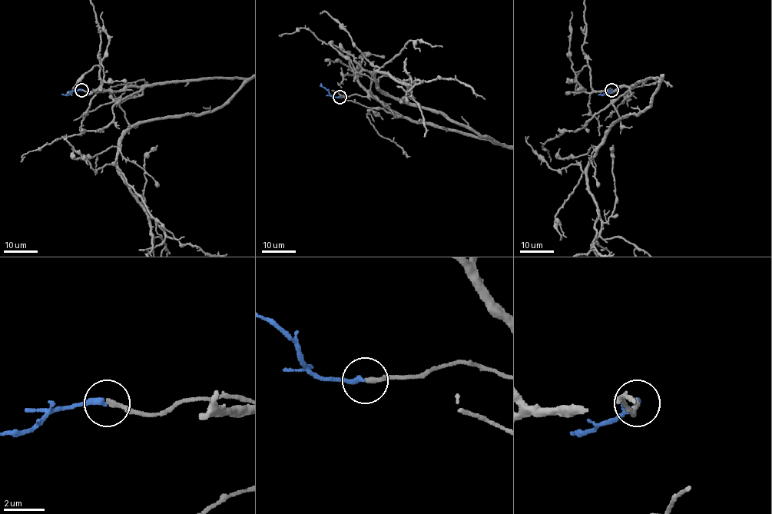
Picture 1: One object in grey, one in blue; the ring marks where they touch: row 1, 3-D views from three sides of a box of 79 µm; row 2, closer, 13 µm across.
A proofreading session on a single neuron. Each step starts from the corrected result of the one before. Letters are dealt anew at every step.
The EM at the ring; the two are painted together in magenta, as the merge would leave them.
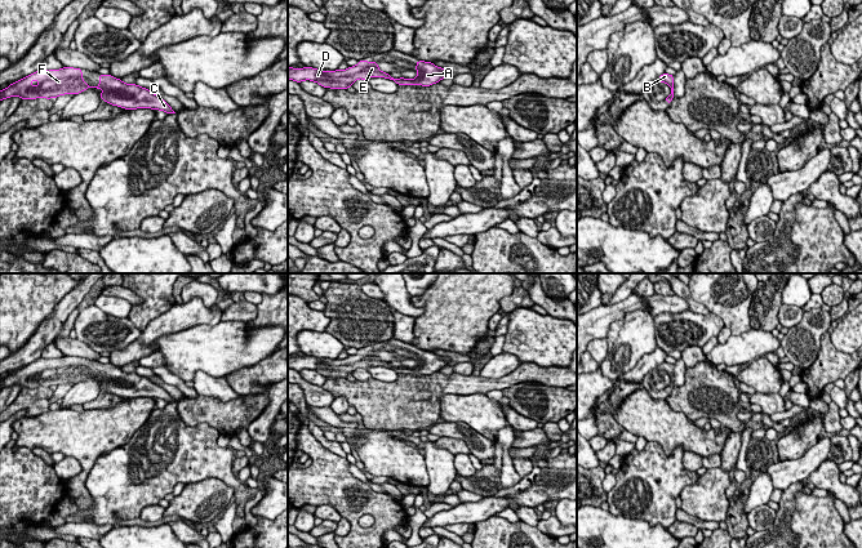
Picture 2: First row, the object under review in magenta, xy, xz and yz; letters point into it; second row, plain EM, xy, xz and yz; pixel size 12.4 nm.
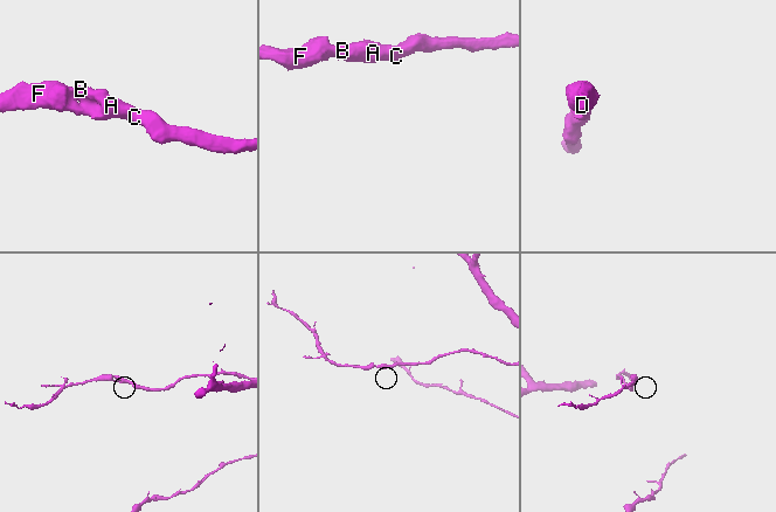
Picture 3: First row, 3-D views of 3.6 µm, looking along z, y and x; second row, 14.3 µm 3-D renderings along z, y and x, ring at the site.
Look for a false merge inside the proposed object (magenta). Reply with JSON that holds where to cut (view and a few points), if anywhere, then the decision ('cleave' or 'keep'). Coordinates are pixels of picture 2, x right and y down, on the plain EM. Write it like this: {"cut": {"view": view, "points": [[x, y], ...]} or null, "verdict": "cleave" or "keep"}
{"cut": null, "verdict": "keep"}

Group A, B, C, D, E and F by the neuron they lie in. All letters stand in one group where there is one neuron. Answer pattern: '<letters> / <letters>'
A B C D E F

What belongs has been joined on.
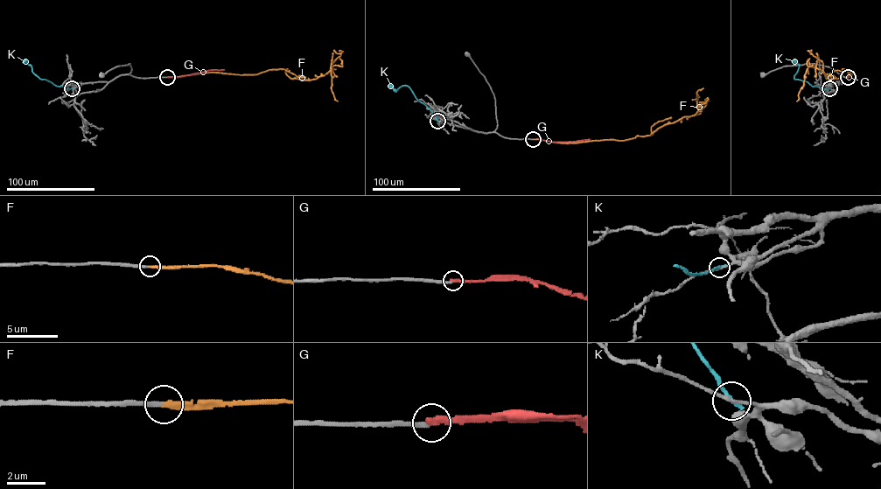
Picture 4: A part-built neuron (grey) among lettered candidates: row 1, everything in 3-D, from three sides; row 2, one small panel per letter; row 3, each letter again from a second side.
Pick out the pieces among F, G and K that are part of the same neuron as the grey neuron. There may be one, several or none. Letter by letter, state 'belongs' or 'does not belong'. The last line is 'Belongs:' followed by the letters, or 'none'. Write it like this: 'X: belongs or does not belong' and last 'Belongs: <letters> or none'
F: belongs
G: does not belong
K: does not belong
Belongs: F

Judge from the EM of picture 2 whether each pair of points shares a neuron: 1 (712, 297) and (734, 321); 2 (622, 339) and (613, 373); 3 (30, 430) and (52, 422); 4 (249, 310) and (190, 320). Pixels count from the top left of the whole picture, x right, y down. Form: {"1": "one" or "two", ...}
{"1": "one", "2": "one", "3": "one", "4": "two"}

